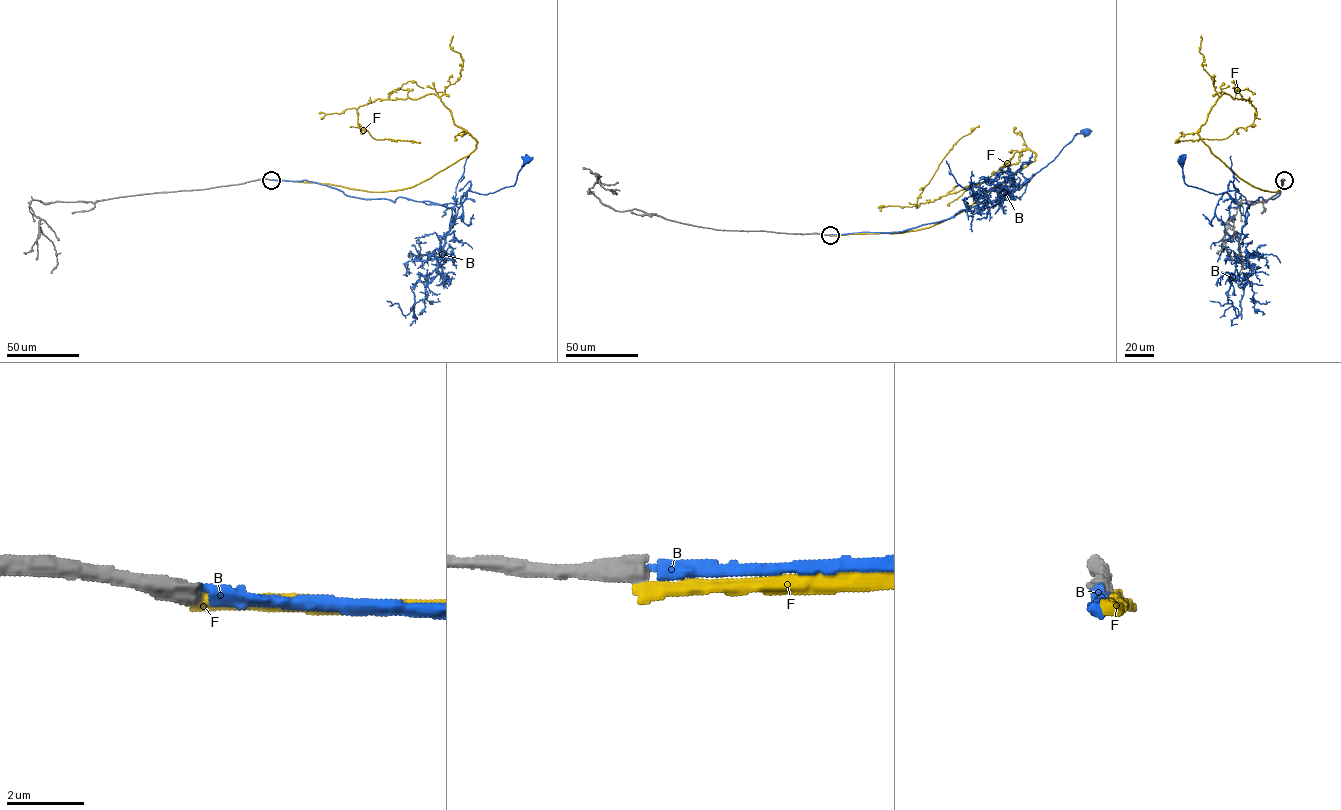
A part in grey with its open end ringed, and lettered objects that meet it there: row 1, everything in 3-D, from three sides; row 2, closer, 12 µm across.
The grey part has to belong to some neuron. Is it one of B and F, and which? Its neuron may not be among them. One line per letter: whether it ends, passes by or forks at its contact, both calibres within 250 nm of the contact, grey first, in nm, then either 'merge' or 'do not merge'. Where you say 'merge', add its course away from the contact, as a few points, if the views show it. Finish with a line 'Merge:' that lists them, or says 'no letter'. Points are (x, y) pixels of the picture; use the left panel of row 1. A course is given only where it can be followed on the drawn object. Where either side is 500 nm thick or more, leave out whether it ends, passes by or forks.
B: 550 nm thick on the grey side, 360 nm on the other; merge; it runs (271, 180), (430, 201), (454, 208), (451, 224), (467, 190), (513, 186), (527, 161)
F: 550 nm thick on the grey side, 360 nm on the other; do not merge
Merge: B

